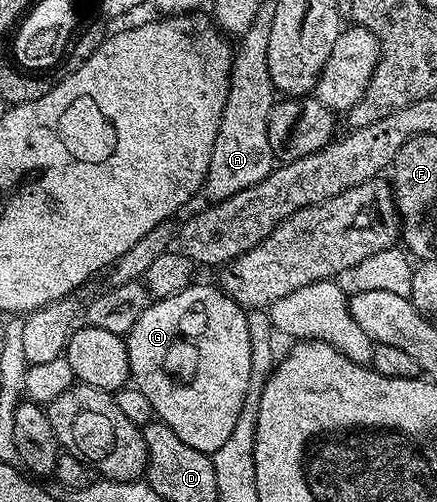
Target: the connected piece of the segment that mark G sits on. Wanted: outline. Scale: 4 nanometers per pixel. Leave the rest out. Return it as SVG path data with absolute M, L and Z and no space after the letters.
M194 282L178 294L149 303L127 332L126 339L131 383L150 398L150 406L154 406L157 417L170 426L186 446L211 454L234 434L234 426L242 414L250 379L251 348L245 309L223 287L211 288L200 283Z

